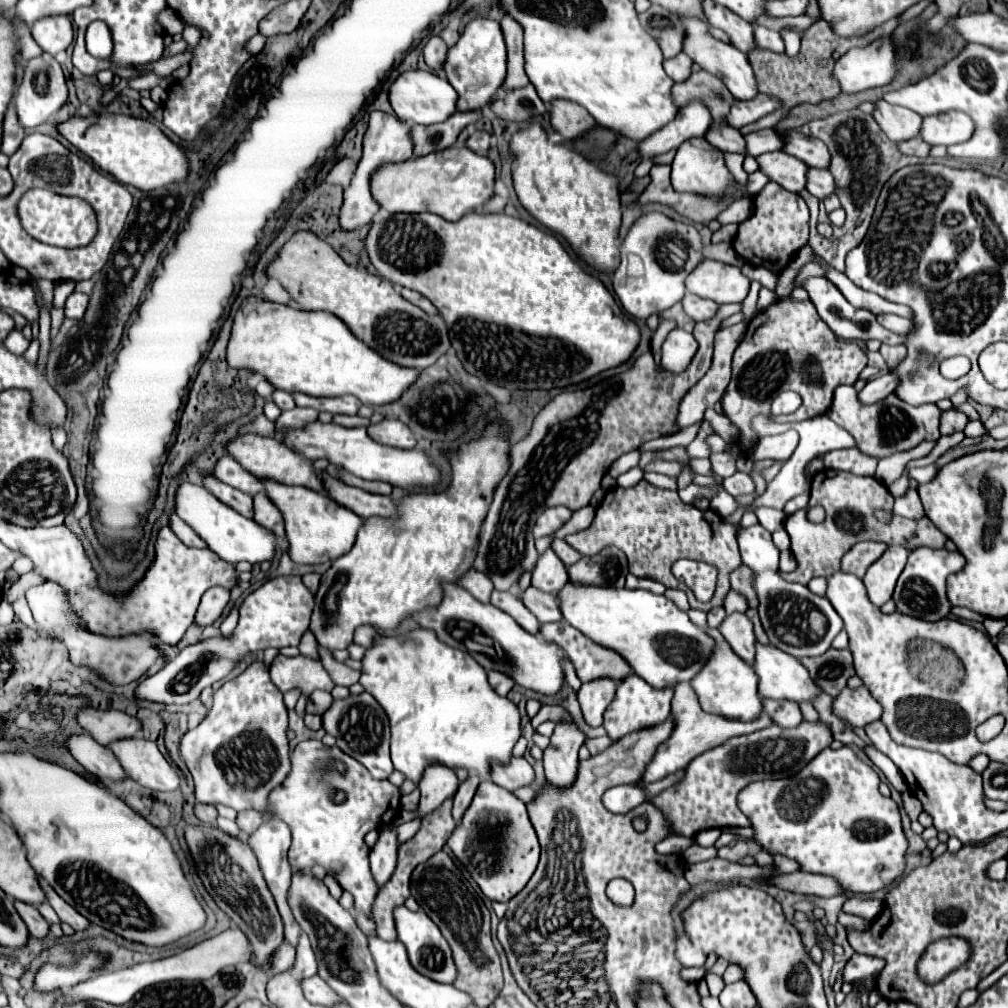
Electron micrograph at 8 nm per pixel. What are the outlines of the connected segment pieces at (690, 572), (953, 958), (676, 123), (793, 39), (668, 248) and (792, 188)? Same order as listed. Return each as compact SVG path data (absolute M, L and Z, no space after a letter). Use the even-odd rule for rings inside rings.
M677 560L673 564L673 574L679 582L687 584L701 602L709 602L715 592L717 568L707 562L695 560Z
M943 938L933 942L919 962L919 974L925 982L939 982L945 974L961 966L969 956L969 944L959 938Z
M695 98L677 112L673 122L669 122L657 134L651 134L645 142L641 142L639 152L643 158L653 158L657 154L679 148L685 140L703 136L707 132L707 128L711 126L711 122L713 122L713 118L711 118L707 104L699 98Z
M781 34L783 36L783 40L785 40L785 52L787 52L787 56L791 56L791 58L795 58L797 56L797 52L799 52L799 46L801 46L801 38L797 38L795 34Z
M647 212L639 216L629 228L627 236L619 244L621 264L613 270L613 290L633 318L647 320L653 312L661 314L663 310L677 304L685 294L685 278L703 262L703 240L695 226L673 220L663 212ZM635 254L643 260L641 276L631 276L627 270L627 258Z
M769 152L757 156L761 172L769 174L769 178L777 184L781 184L785 190L799 194L807 188L807 172L809 166L797 158L793 158L787 152Z

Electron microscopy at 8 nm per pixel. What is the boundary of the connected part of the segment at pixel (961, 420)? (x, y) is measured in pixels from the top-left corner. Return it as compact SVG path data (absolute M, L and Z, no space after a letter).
M951 408L941 414L941 434L953 434L957 430L963 430L967 422L969 418L959 408Z

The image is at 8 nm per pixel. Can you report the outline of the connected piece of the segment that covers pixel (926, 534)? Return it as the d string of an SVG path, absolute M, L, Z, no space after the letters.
M821 470L811 480L811 500L809 506L821 504L825 508L825 520L821 524L813 524L807 520L805 510L797 510L787 516L785 530L791 536L791 552L797 560L797 570L791 574L781 574L787 582L809 584L815 576L829 576L833 570L839 570L841 558L849 552L857 542L863 540L879 540L885 544L905 544L905 546L929 546L929 548L945 548L947 536L929 520L907 520L895 516L891 524L881 524L875 520L875 508L893 508L893 496L877 478L861 478L841 470Z

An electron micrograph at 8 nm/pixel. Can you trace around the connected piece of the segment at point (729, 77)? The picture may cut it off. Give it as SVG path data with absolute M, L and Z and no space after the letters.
M681 18L685 22L685 30L687 30L687 36L685 36L685 54L695 60L701 68L709 70L711 74L717 74L725 86L729 88L729 92L737 98L737 100L753 100L757 96L757 76L749 64L749 58L747 54L739 52L735 46L731 44L725 44L721 40L715 40L707 30L705 30L705 24L697 22L697 18Z

